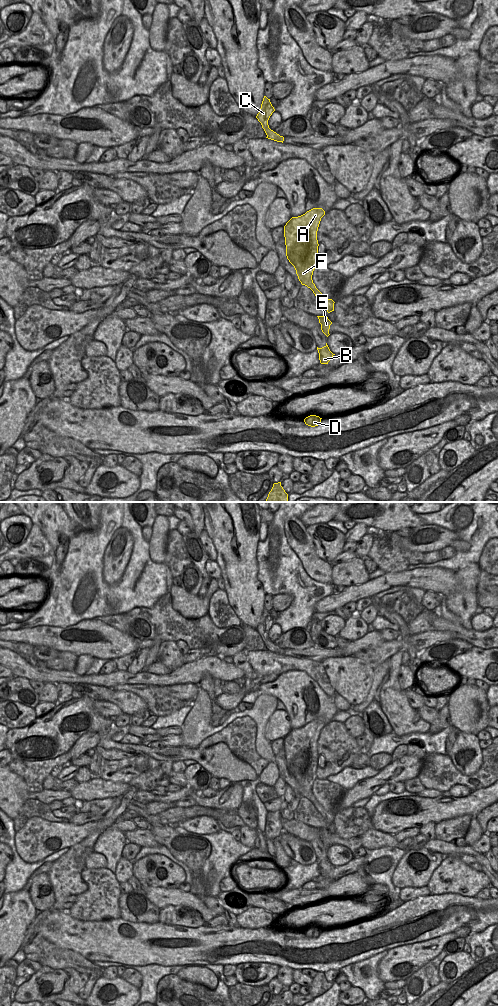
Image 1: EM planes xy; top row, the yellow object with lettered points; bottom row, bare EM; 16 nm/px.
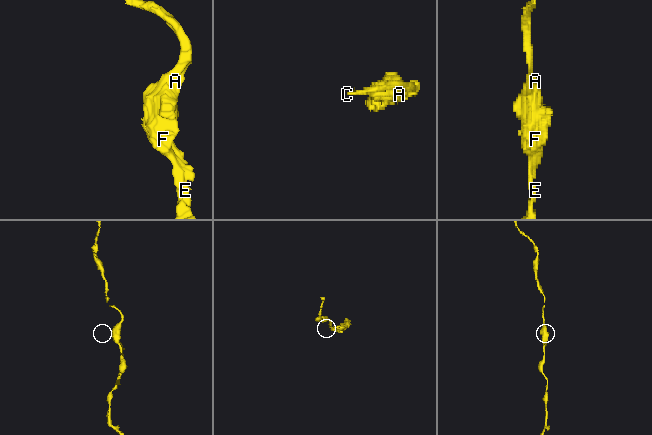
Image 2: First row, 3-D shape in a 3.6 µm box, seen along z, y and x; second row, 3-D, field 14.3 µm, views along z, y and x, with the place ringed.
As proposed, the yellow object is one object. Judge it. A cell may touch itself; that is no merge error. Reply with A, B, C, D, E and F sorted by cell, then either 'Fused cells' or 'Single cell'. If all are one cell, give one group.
Groups: A B C D E F. Single cell.

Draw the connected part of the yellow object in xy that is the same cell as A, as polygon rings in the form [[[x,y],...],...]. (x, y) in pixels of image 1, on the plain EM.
[[[313,720],[305,726],[292,729],[284,738],[286,768],[294,778],[302,797],[310,800],[328,825],[334,823],[334,813],[326,811],[312,792],[317,779],[317,743],[321,730],[325,727],[322,720]]]

